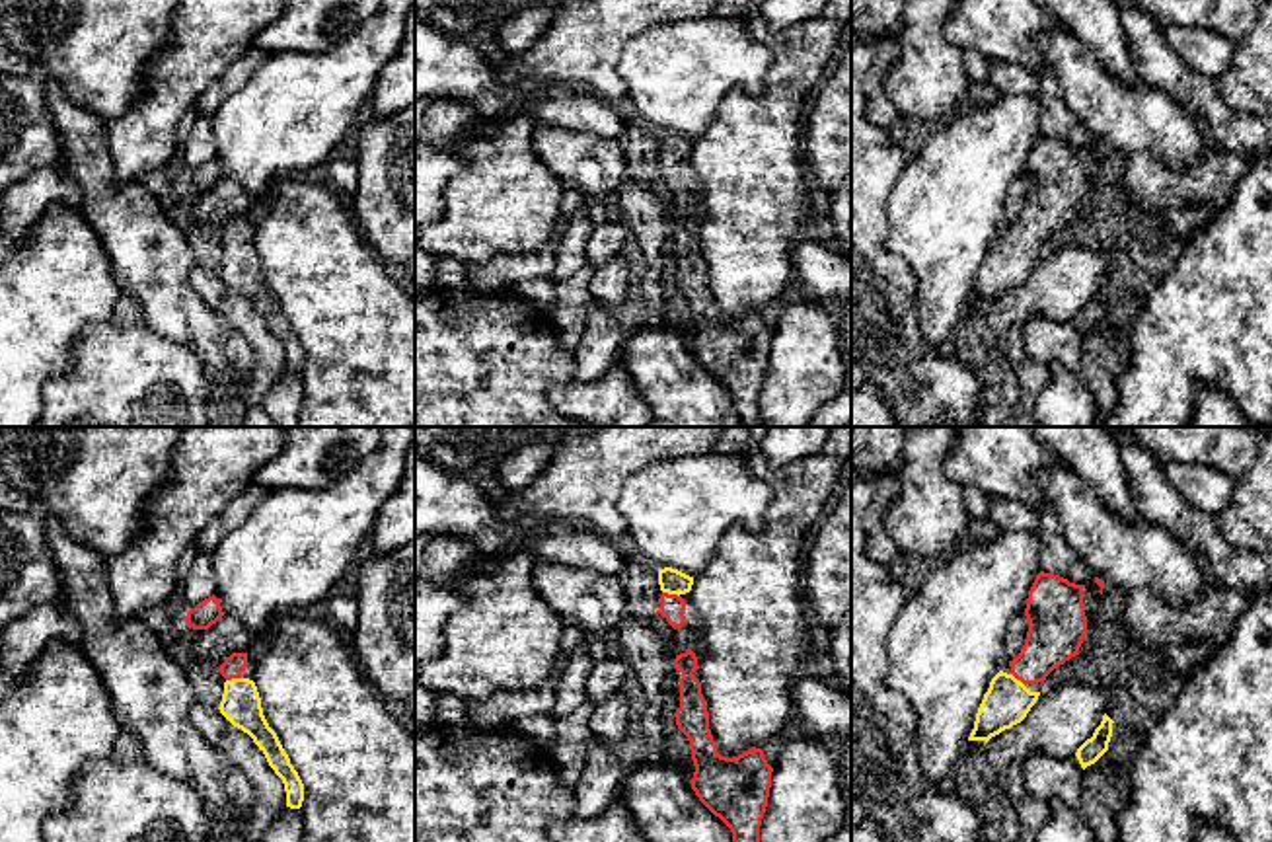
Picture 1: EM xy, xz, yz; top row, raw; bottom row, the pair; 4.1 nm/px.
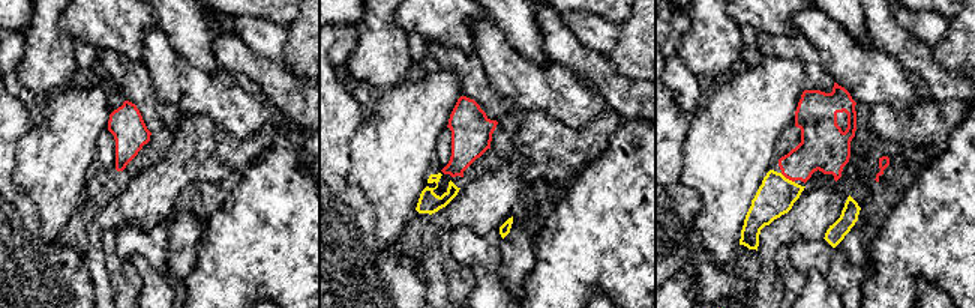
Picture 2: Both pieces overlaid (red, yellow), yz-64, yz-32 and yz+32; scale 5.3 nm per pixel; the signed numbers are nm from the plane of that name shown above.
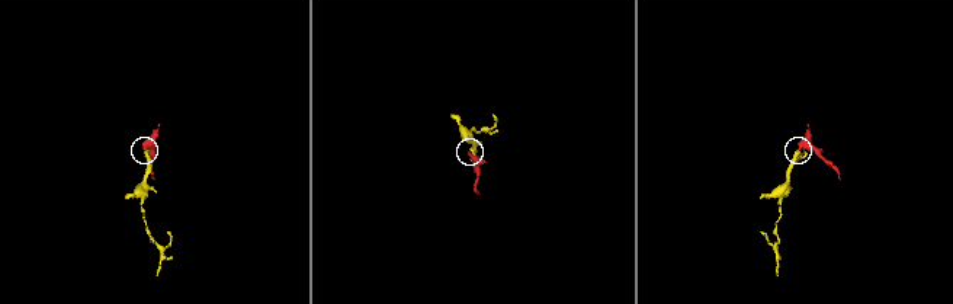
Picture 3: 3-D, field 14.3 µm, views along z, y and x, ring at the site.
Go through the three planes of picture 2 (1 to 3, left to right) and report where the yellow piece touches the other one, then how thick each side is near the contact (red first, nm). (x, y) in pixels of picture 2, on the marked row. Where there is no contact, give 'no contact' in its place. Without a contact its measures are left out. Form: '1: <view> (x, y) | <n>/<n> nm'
1: no contact
2: no contact
3: yz+32 (788, 178) | 240/200 nm

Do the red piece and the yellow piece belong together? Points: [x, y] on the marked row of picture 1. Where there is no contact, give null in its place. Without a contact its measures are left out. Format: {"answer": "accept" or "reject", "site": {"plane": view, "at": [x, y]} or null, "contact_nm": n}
{"answer": "accept", "site": {"plane": "xz", "at": [671, 595]}, "contact_nm": 80}

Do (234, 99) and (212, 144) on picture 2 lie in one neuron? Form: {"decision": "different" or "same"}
{"decision": "different"}

